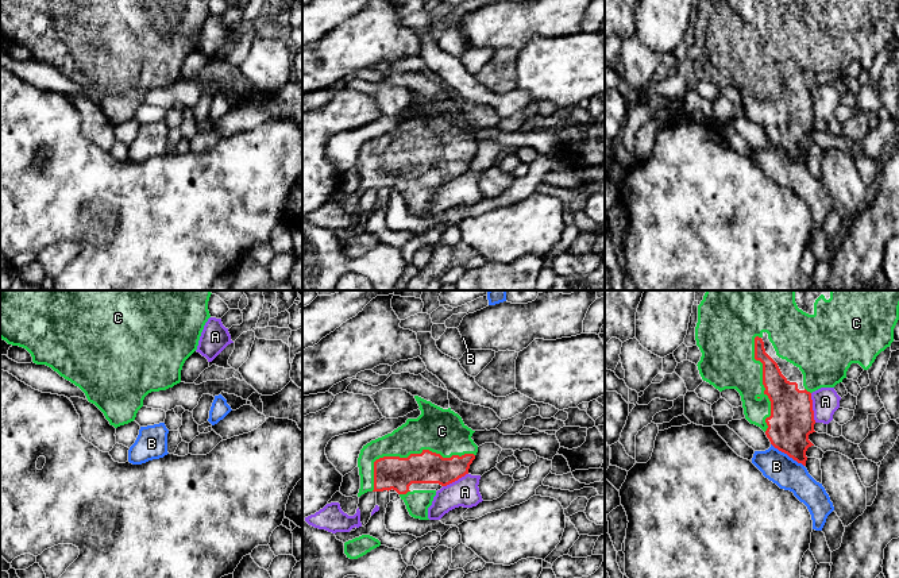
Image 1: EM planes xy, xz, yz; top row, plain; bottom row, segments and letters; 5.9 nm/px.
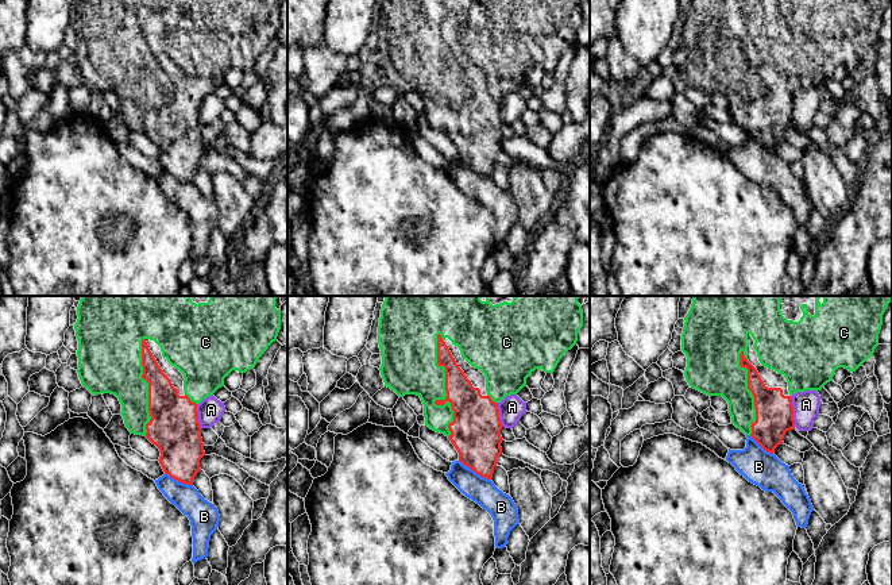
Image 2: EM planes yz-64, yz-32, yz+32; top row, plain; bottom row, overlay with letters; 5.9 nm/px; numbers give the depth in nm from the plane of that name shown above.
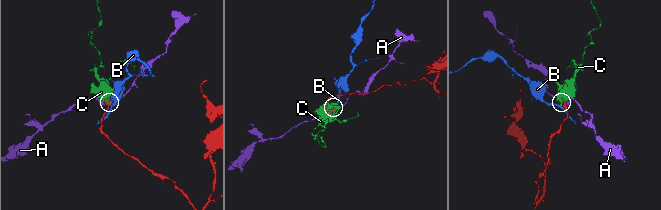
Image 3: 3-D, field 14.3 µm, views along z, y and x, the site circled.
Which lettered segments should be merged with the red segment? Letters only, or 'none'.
none

